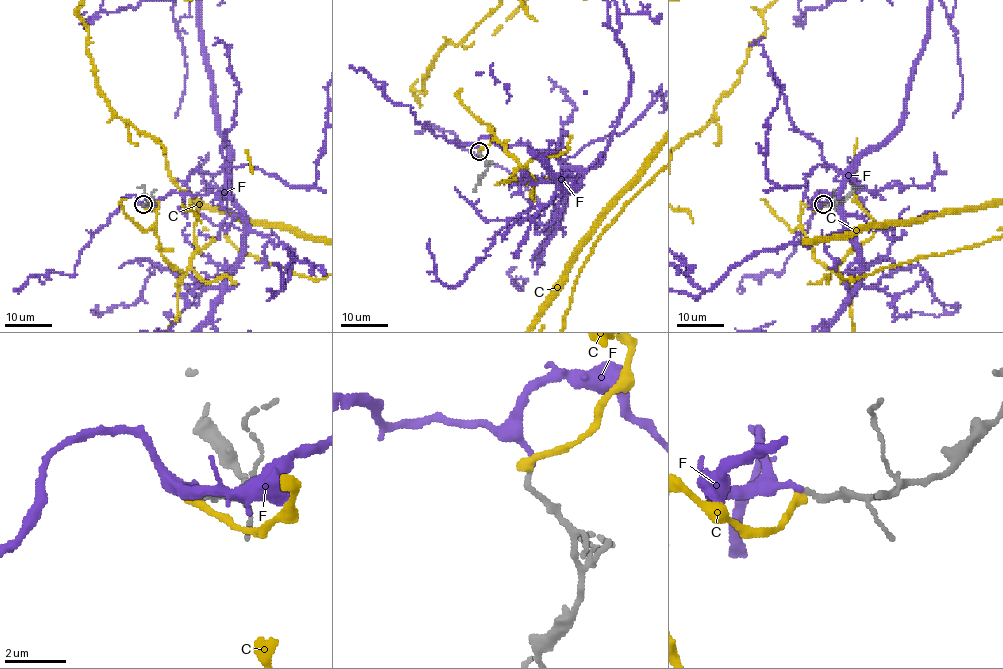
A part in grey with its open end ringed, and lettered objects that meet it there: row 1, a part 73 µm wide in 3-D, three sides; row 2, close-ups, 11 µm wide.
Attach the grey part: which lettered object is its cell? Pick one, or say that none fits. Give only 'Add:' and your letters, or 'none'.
Add: F

